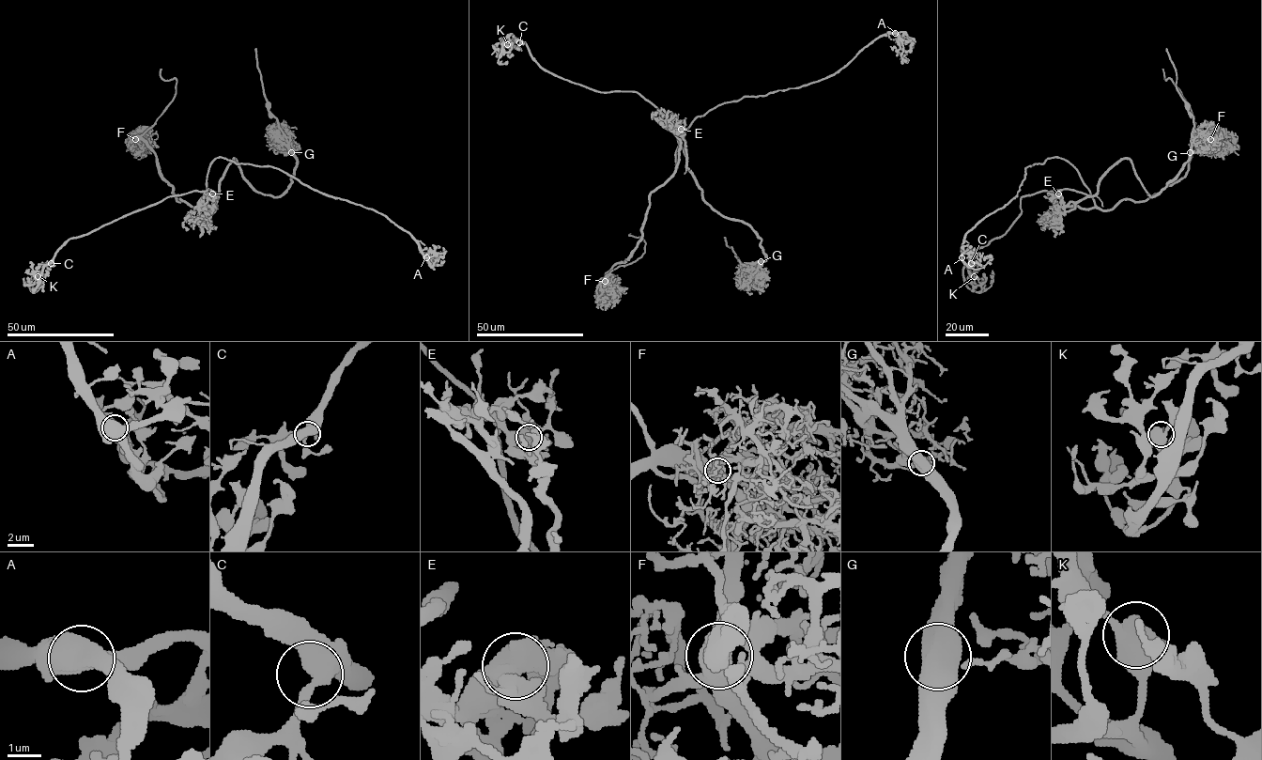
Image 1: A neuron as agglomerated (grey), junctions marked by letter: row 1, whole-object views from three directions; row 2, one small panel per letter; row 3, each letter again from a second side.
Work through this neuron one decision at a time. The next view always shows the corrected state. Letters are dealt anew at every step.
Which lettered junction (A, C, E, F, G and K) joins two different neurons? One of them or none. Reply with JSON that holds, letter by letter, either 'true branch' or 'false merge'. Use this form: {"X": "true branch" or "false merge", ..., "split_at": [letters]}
{"A": "true branch", "C": "true branch", "E": "false merge", "F": "true branch", "G": "true branch", "K": "true branch", "split_at": ["E"]}

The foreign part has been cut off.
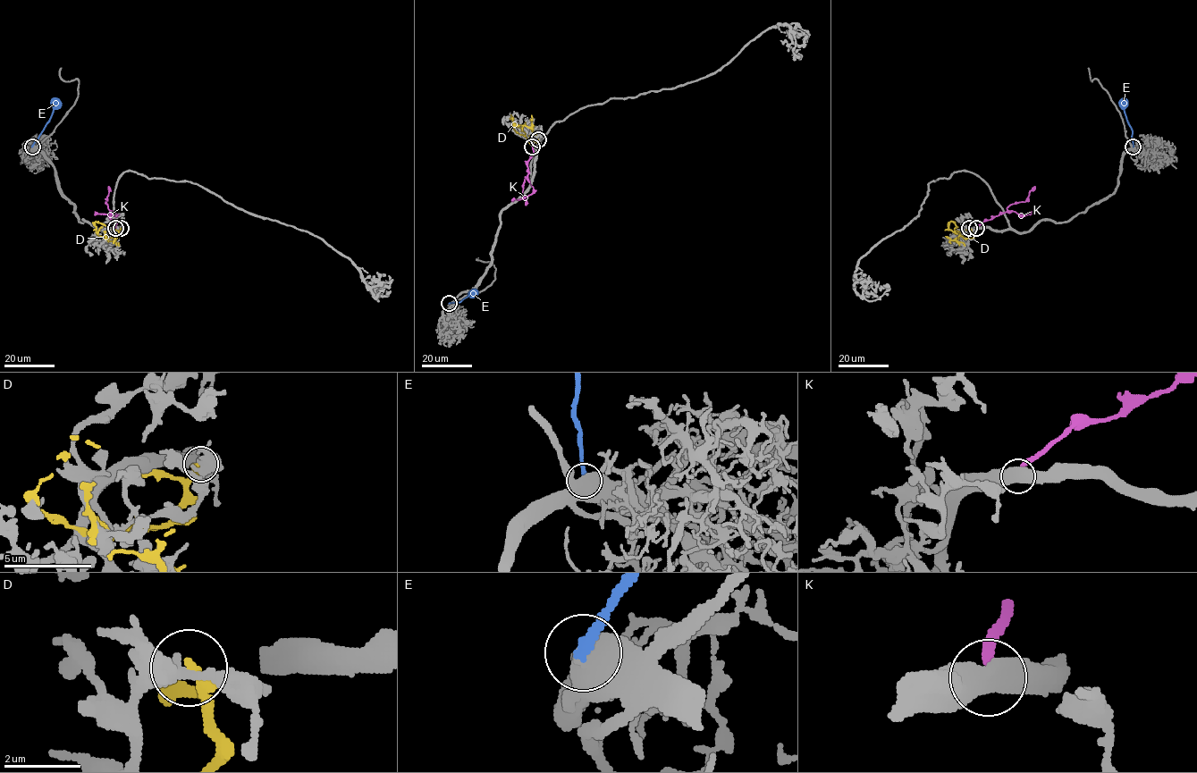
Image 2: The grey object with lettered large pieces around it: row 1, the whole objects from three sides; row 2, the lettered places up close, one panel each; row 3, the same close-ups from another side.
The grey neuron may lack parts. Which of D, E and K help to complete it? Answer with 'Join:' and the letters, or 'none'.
Join: none

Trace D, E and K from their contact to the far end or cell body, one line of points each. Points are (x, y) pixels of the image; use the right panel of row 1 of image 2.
D: (970, 228), (971, 237), (966, 239), (953, 232), (949, 223), (952, 222), (956, 226)
E: (1133, 147), (1132, 130), (1120, 102), (1122, 98)
K: (976, 228), (1003, 214), (1010, 205), (1024, 201), (1034, 187)

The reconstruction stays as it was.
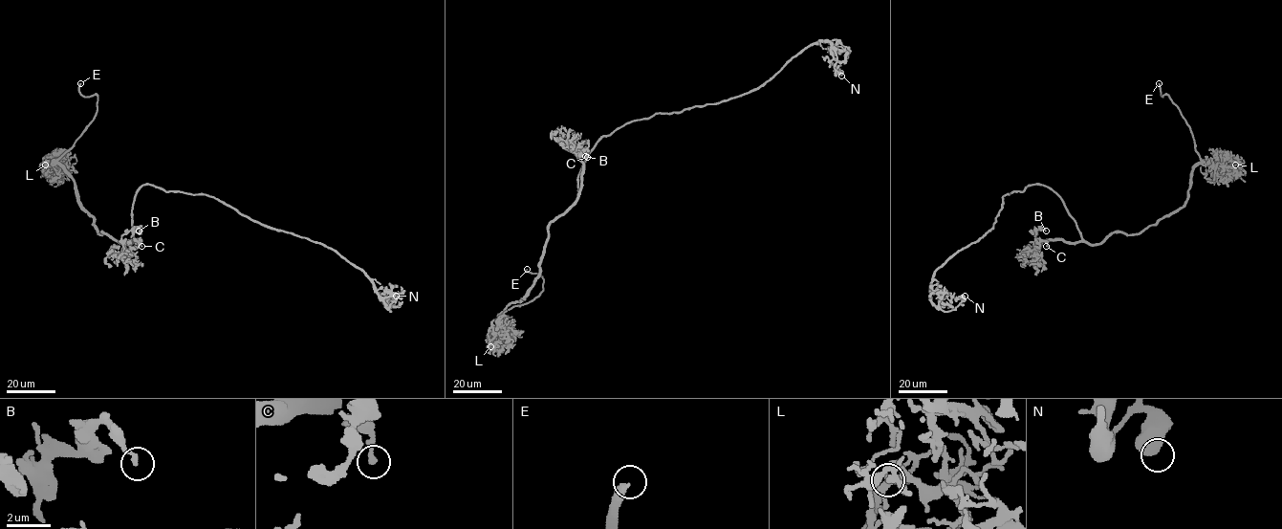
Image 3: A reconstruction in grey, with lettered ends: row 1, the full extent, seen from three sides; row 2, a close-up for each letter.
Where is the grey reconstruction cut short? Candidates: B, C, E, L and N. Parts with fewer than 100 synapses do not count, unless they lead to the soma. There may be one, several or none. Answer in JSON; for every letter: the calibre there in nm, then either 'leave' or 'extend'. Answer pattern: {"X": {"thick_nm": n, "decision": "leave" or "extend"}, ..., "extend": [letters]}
{"B": {"thick_nm": 220, "decision": "leave"}, "C": {"thick_nm": 240, "decision": "leave"}, "E": {"thick_nm": 300, "decision": "extend"}, "L": {"thick_nm": 130, "decision": "leave"}, "N": {"thick_nm": 750, "decision": "leave"}, "extend": ["E"]}

